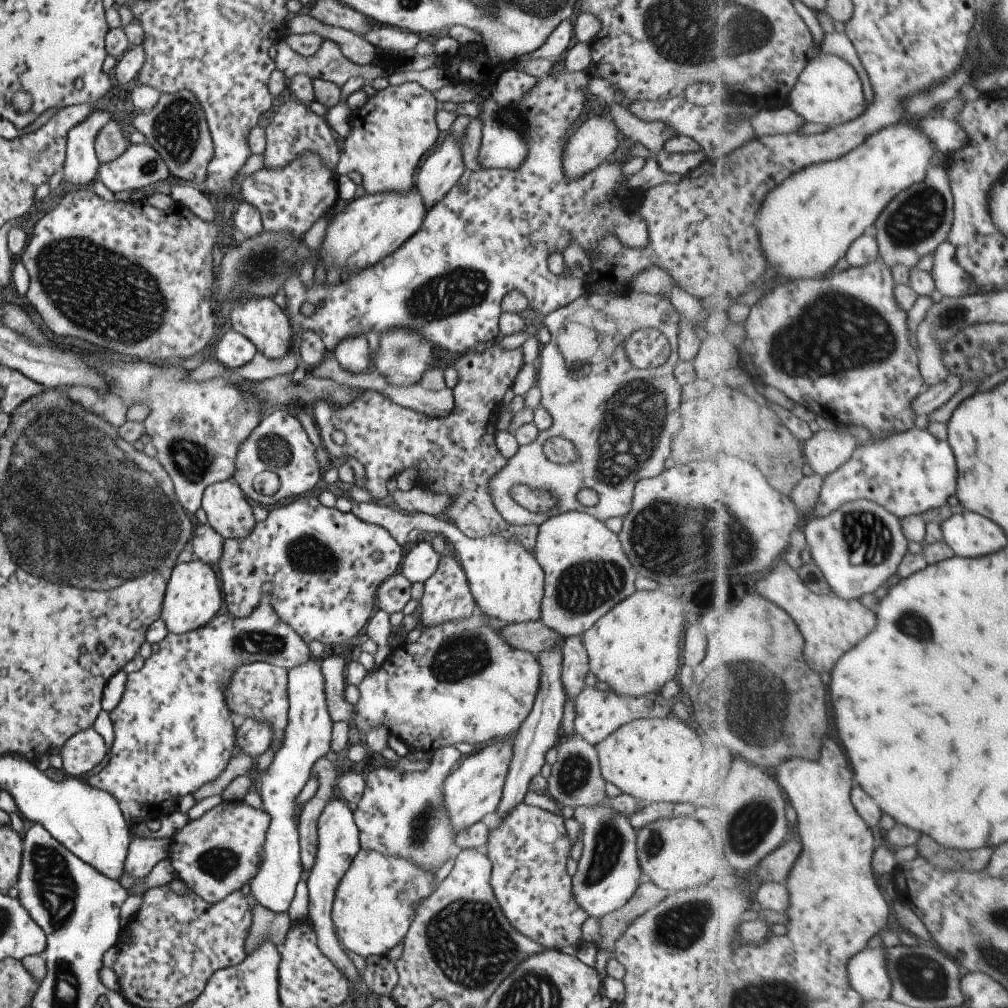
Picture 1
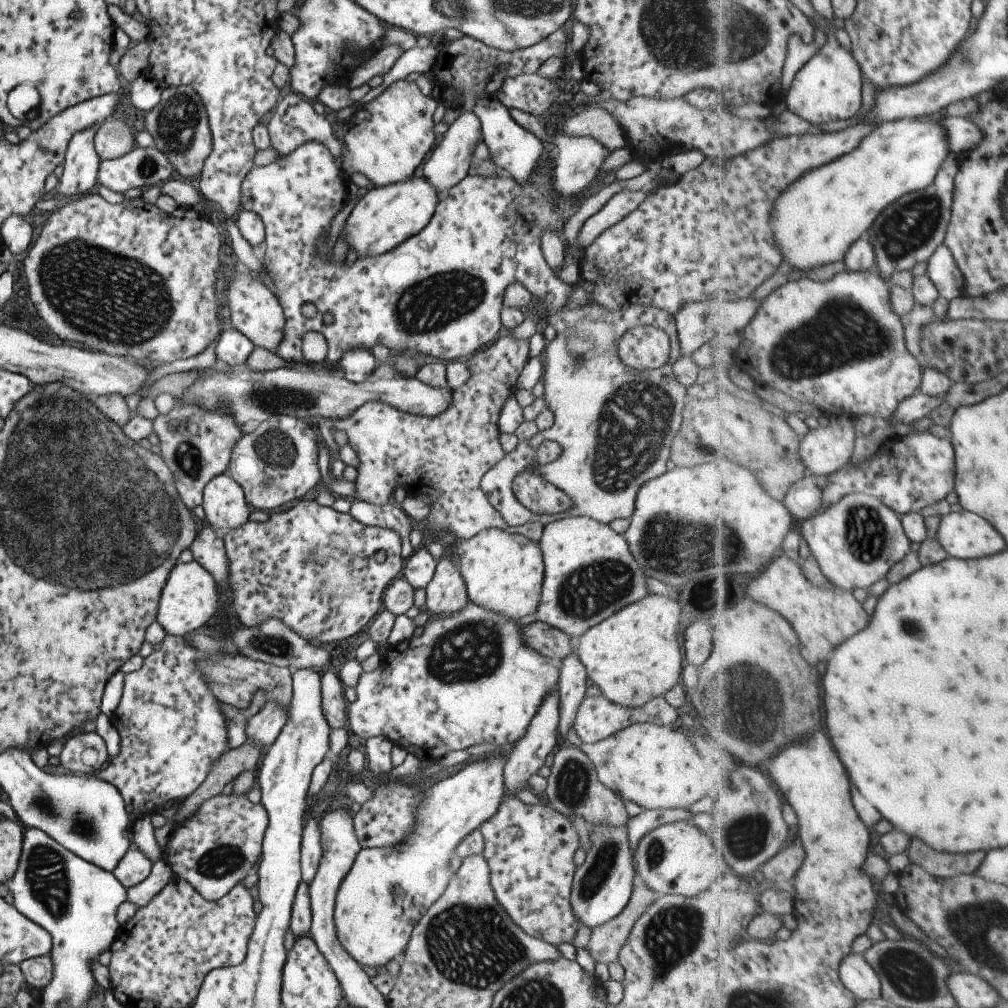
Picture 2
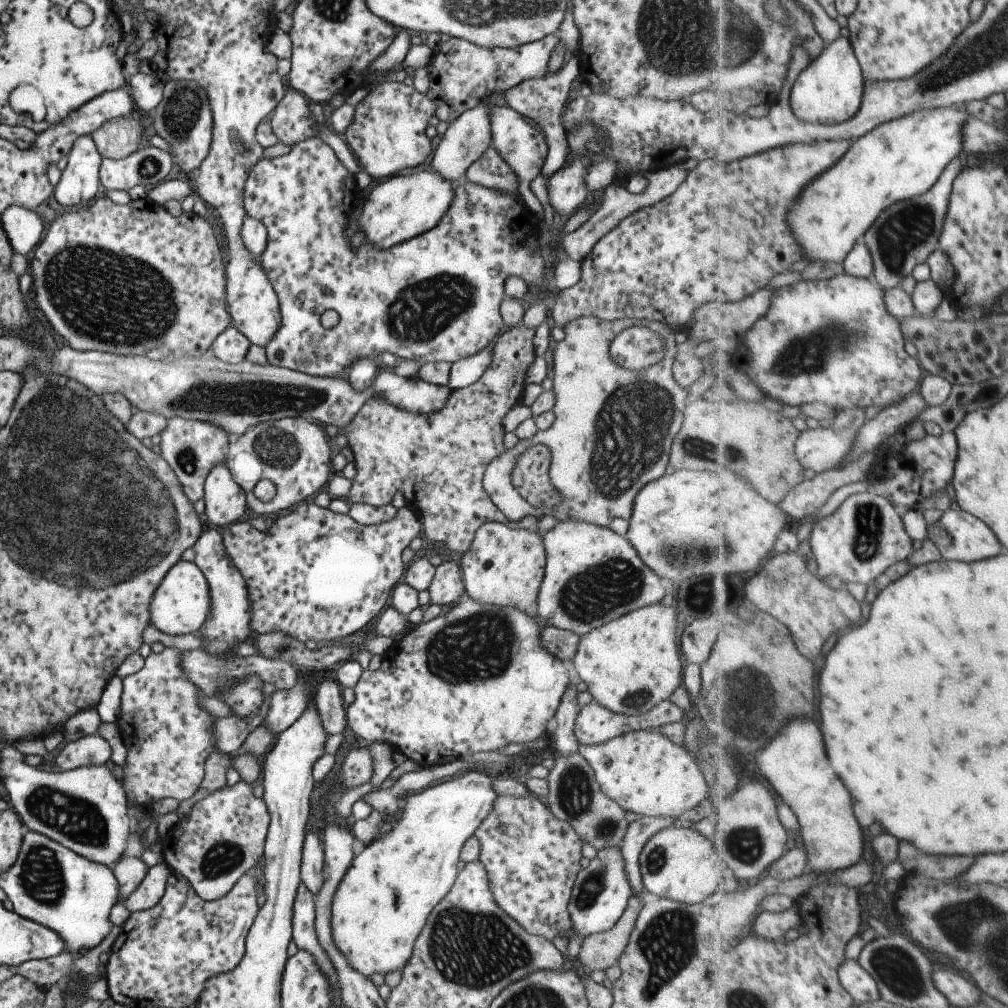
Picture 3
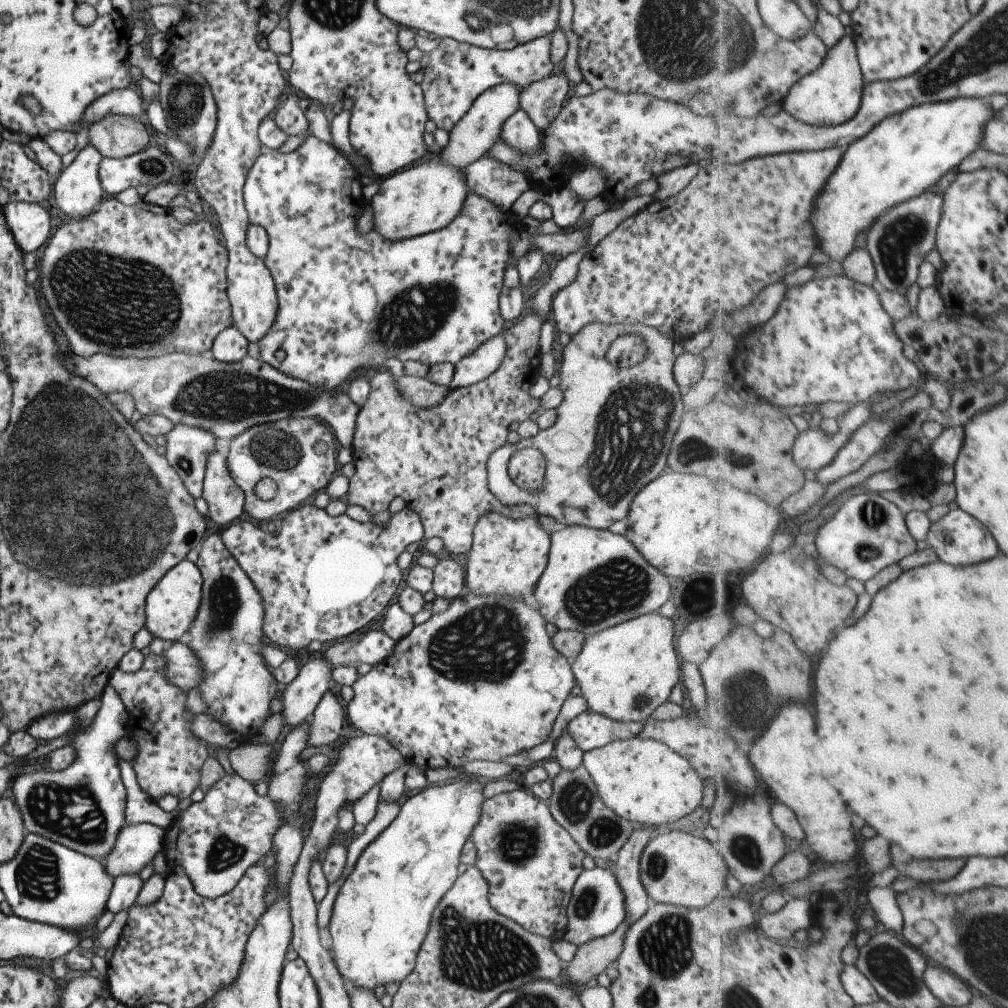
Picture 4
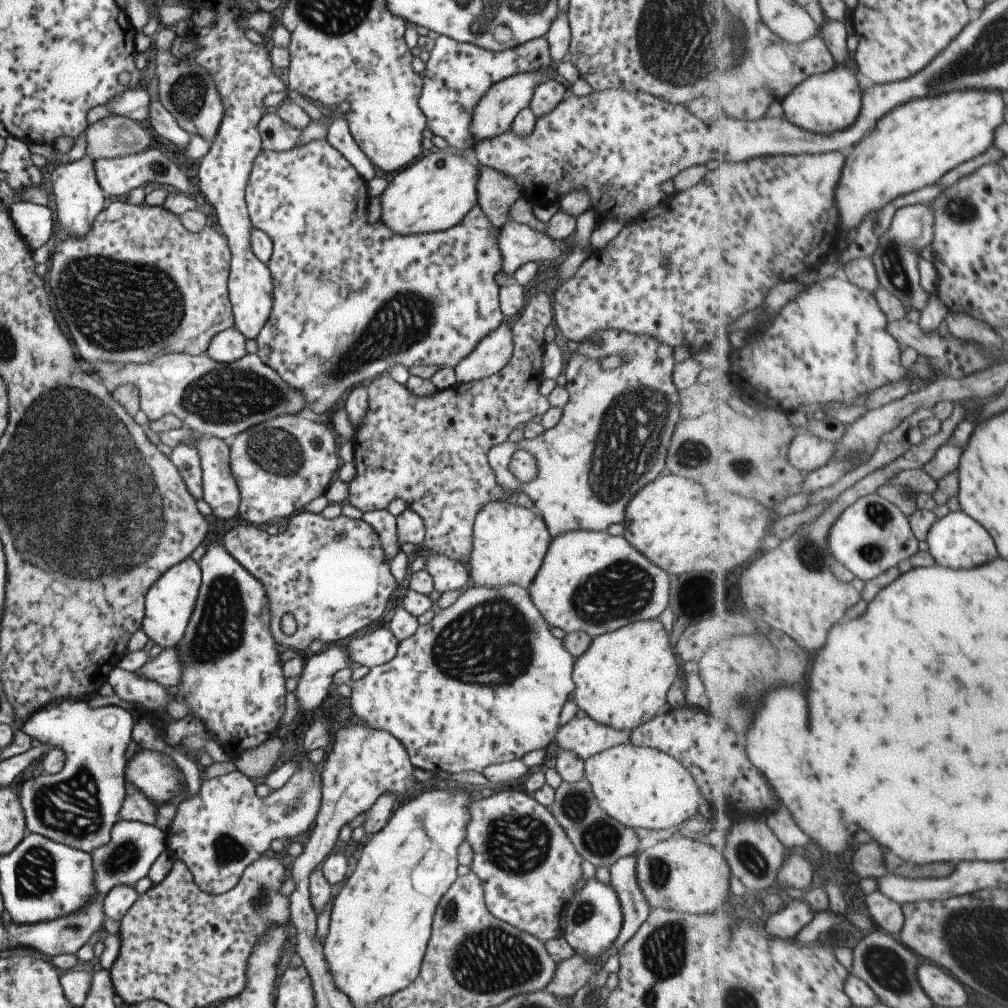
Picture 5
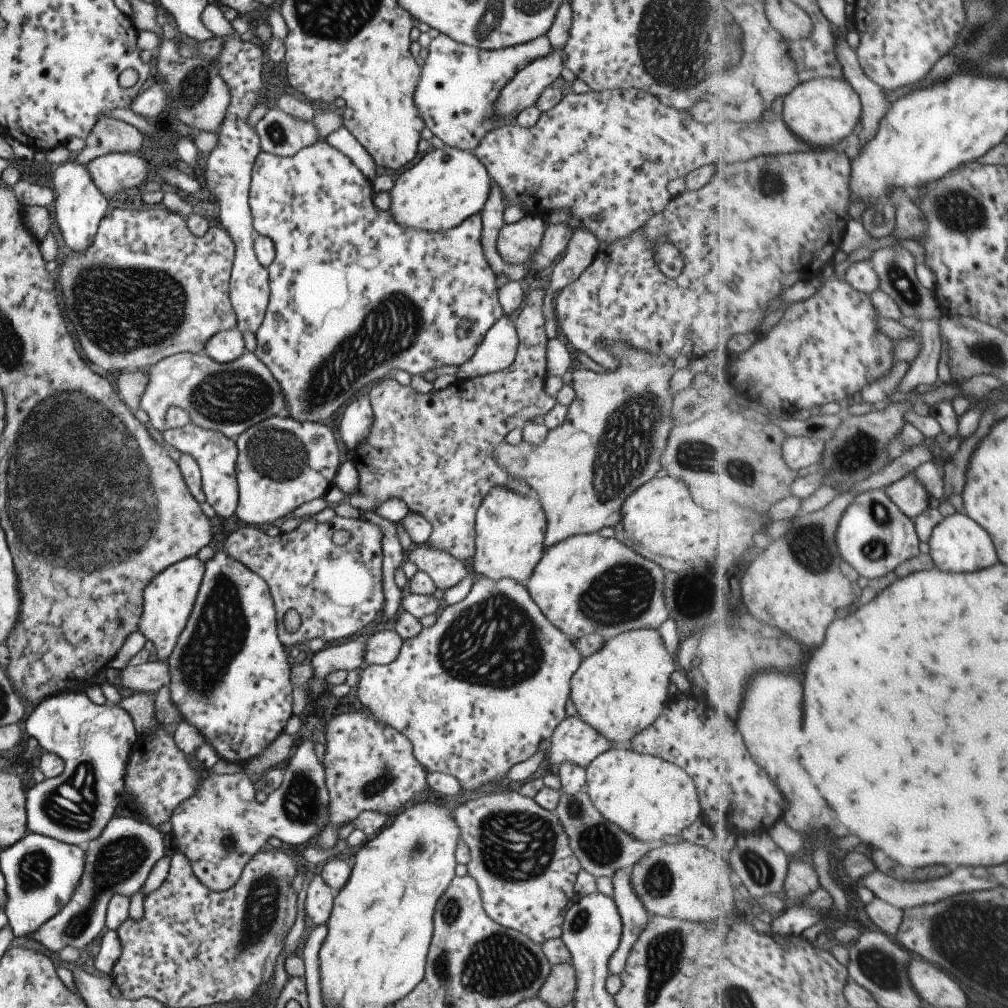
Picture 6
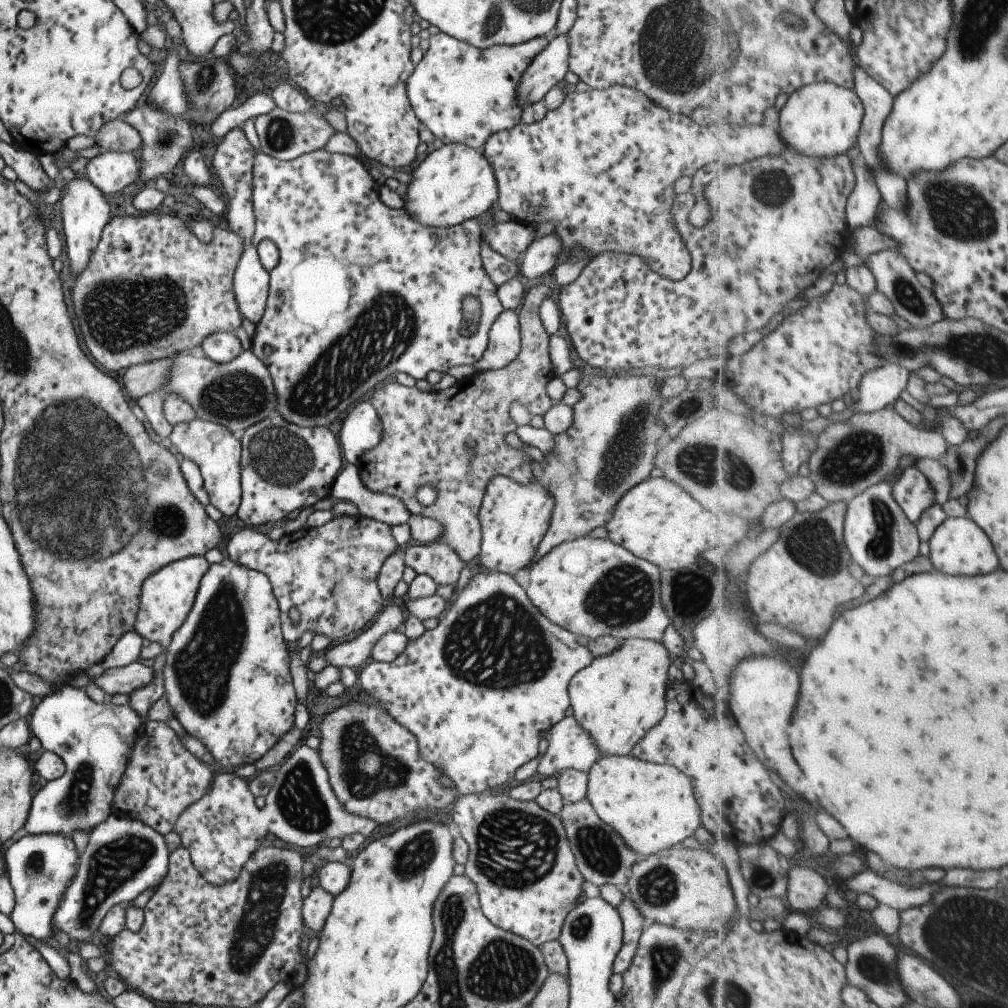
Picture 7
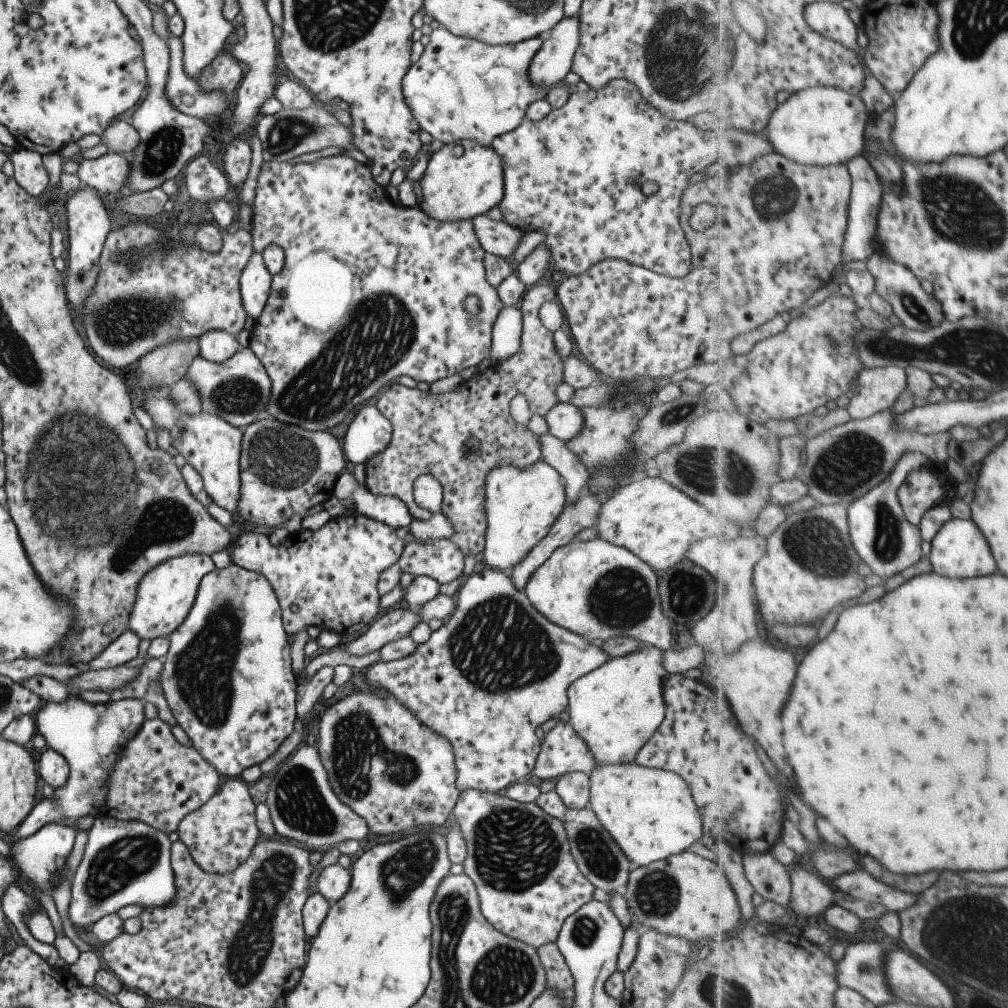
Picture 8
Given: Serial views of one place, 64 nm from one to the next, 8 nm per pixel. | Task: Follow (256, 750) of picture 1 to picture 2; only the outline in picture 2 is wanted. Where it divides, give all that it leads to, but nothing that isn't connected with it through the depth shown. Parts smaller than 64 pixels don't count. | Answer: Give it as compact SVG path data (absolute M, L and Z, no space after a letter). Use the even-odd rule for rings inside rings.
M274 701L265 703L262 710L246 718L244 732L246 741L255 744L259 750L264 751L273 744L278 737L279 731L287 718L287 707L279 707Z

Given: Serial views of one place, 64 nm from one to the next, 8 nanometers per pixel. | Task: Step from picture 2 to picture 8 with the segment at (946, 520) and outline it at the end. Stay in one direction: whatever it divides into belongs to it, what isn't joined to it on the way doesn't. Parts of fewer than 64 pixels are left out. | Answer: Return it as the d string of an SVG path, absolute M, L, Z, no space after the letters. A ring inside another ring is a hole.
M953 517L945 523L931 542L929 557L934 571L949 578L973 579L993 574L997 570L997 560L987 537L972 518L963 520Z

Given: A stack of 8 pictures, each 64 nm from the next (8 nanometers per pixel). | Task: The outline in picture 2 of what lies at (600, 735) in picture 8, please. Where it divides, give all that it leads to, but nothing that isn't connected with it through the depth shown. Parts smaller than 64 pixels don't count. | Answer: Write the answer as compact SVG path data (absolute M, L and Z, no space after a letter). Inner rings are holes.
M651 592L646 597L623 606L623 608L614 612L605 620L594 624L591 628L588 628L579 636L579 638L576 639L575 652L580 658L580 663L583 663L586 677L589 678L597 688L599 688L601 695L603 695L608 701L618 705L623 705L624 707L638 707L639 705L646 703L649 699L663 696L665 691L669 690L674 684L679 683L680 672L683 665L680 632L682 630L681 626L684 626L684 624L685 622L681 622L681 620L679 620L679 604L675 604L675 600L671 600L671 598L667 598L665 595Z

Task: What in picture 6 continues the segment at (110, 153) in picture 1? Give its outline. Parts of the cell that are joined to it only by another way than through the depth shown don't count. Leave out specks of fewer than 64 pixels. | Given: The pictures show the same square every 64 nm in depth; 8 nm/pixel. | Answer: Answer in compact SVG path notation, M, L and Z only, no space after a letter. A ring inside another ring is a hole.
M101 117L91 127L83 148L72 155L80 165L109 153L135 153L143 146L143 134L124 120Z

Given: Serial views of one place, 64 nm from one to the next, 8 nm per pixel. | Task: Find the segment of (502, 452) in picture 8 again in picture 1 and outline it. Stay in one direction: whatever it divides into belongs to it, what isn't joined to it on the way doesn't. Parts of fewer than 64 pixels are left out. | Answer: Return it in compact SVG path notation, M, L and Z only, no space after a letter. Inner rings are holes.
M493 344L485 348L482 352L469 351L459 356L455 360L455 370L457 370L457 384L453 386L453 409L451 414L443 417L431 418L423 416L419 412L407 410L389 402L377 391L367 389L367 392L359 394L351 404L347 404L343 410L341 408L330 408L327 402L315 402L311 406L315 428L320 436L320 442L328 455L334 458L343 459L345 456L355 458L364 470L363 488L369 492L370 501L387 499L386 482L390 477L398 475L408 468L415 468L415 480L413 488L419 490L431 490L431 492L441 492L451 496L451 504L447 504L447 512L443 512L441 517L449 524L456 527L463 536L469 539L477 536L487 536L487 534L497 533L498 536L505 536L509 540L515 540L525 546L533 546L537 538L538 525L530 524L523 526L511 526L503 520L491 504L491 496L487 490L487 482L499 472L505 464L503 458L497 451L494 443L495 426L498 420L498 411L505 391L511 387L513 380L522 368L521 348L511 350L502 349L500 344ZM332 432L341 432L345 436L343 445L335 444L331 439Z

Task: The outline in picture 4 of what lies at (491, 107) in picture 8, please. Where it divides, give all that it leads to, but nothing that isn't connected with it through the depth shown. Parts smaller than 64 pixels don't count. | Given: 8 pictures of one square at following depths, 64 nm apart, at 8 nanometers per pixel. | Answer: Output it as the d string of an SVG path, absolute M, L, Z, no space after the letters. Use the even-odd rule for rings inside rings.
M549 36L539 37L504 50L476 47L443 37L437 48L427 54L429 64L425 68L423 81L420 84L424 108L428 119L447 133L467 112L474 100L488 88L501 83L526 87L556 69L550 59Z

